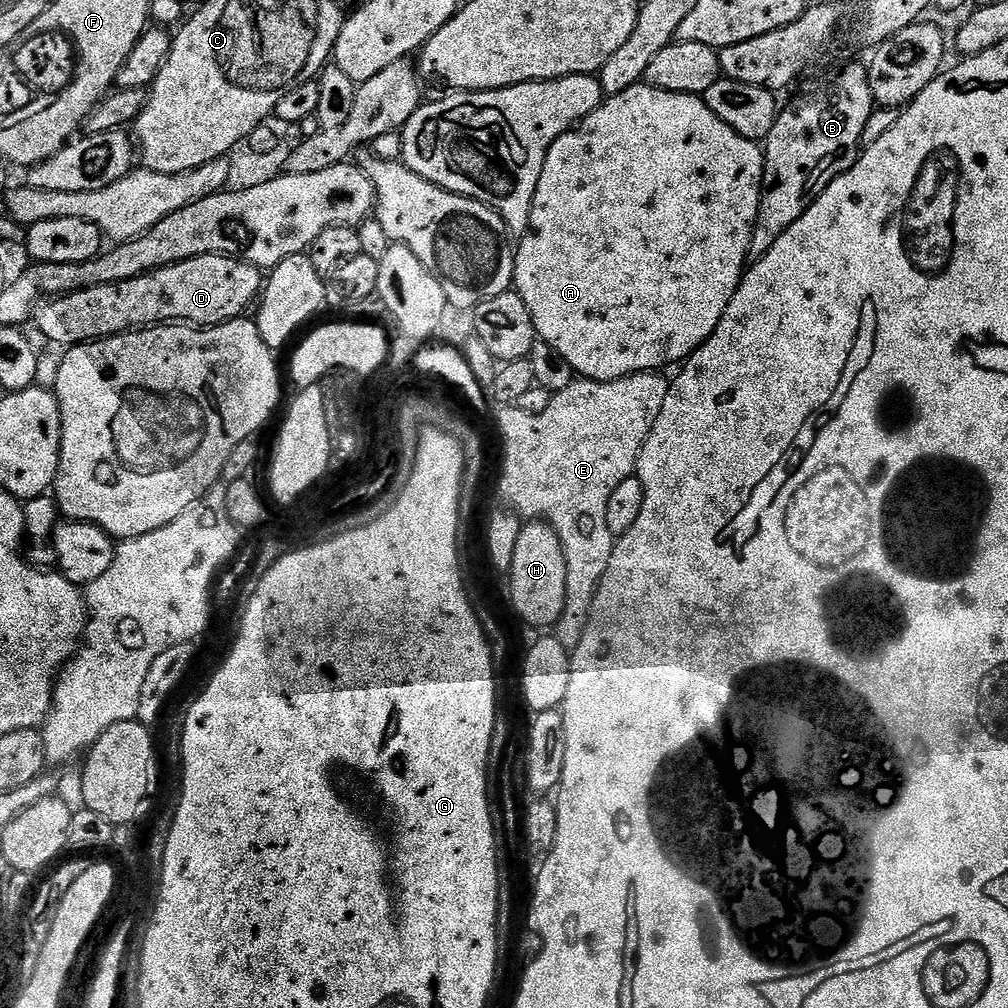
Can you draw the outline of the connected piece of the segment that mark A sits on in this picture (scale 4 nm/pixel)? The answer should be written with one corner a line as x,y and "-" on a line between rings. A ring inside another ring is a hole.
647,82
630,86
626,90
622,90
622,94
614,94
613,96
607,97
587,118
581,120
571,132
562,134
556,139
554,146
550,146
550,150
546,154
546,162
542,166
542,178
538,178
538,190
534,190
530,226
528,227
528,231
519,237
518,247
515,249
516,279
514,281
514,290
522,298
522,302
526,302
526,310
530,310
530,318
536,327
537,337
546,342
550,342
550,346
554,346
554,350
558,350
558,354
562,354
562,358
566,358
566,362
570,362
570,366
576,371
577,377
585,380
617,380
623,376
632,376
635,372
664,370
667,364
676,366
687,360
697,348
702,347
712,337
714,330
718,326
718,322
722,318
722,314
726,314
726,306
730,306
730,298
734,298
734,294
740,285
740,280
744,277
746,265
750,260
752,229
756,227
758,206
760,205
760,189
763,186
763,147
757,141
751,140
750,138
742,138
742,134
738,134
738,130
726,126
726,122
722,122
722,118
718,118
718,114
714,114
714,110
710,110
710,106
706,106
703,98
691,96
690,94
678,94
670,90
662,90
661,88
655,88
653,84

